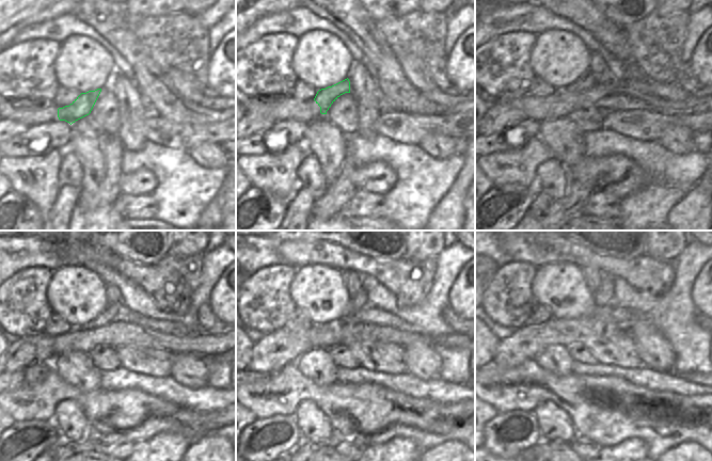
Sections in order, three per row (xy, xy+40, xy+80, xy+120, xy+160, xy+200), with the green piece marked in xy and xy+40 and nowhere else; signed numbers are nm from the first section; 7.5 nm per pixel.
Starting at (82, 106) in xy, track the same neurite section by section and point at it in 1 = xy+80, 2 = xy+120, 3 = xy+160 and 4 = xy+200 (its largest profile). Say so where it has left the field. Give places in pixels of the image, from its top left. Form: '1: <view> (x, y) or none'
1: xy+80 (586, 80)
2: xy+120 (107, 317)
3: xy+160 (360, 300)
4: xy+200 (603, 296)

